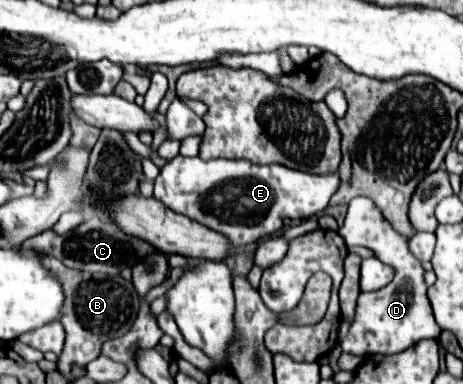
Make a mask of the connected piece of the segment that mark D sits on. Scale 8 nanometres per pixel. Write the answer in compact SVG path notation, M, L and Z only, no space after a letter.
M354 197L348 203L346 219L344 225L338 229L338 233L346 241L346 245L364 245L372 249L382 263L394 267L396 271L394 279L386 287L372 293L362 293L362 297L358 299L350 333L340 341L342 351L360 357L370 353L390 355L390 353L400 353L422 339L438 339L442 329L438 327L432 315L432 307L426 297L424 267L408 247L410 239L398 233L392 227L392 223L384 219L380 209L368 197Z

